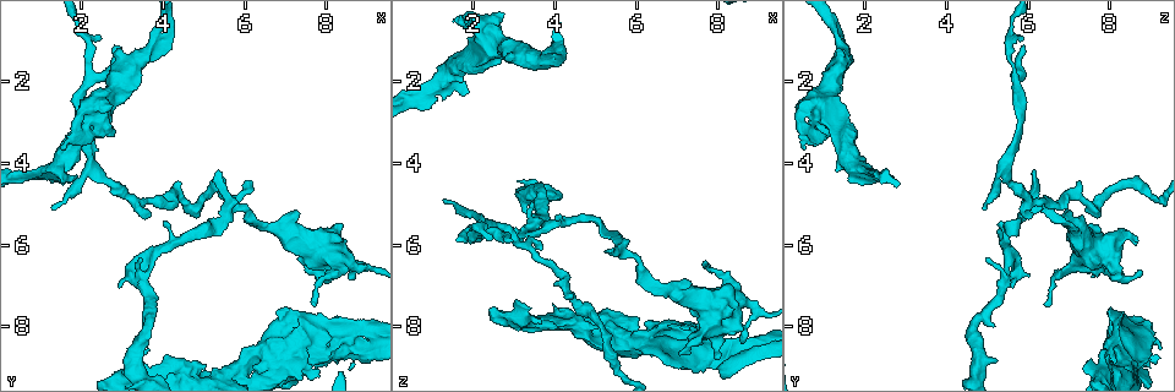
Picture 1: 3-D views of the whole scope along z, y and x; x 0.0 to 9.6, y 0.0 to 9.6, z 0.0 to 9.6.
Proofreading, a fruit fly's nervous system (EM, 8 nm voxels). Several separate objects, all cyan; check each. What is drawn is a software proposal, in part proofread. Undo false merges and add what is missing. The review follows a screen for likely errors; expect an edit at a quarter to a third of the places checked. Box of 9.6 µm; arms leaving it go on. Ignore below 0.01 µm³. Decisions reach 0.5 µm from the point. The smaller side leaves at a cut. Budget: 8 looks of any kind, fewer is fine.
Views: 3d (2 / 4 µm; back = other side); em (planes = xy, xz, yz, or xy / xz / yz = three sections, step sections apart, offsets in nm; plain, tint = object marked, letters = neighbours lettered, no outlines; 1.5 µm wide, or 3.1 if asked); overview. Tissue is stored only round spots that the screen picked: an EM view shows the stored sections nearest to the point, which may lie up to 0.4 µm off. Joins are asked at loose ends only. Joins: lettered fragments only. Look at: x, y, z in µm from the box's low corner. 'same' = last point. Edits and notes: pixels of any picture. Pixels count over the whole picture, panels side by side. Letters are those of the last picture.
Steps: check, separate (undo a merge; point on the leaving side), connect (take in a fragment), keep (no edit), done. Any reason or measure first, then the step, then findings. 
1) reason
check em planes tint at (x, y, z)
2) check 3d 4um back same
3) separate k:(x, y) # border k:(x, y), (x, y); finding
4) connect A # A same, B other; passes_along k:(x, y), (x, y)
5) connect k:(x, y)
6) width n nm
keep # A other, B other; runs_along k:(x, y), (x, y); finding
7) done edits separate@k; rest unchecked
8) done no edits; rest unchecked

sharp bend
check 3d 2um back at (5.60, 4.90, 9.10)

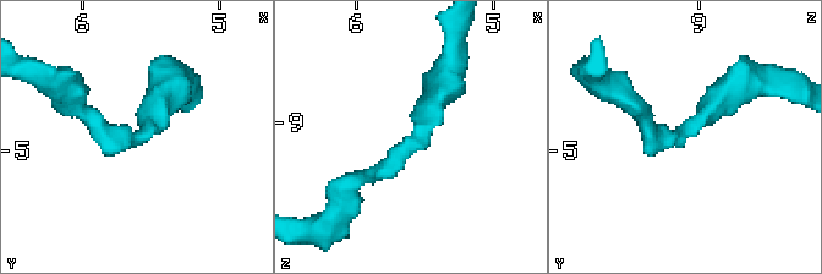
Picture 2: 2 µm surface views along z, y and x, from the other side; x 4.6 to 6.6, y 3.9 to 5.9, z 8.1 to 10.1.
arm_widths 160, 220 nm
check em planes plain at (5.58, 4.94, 9.16)

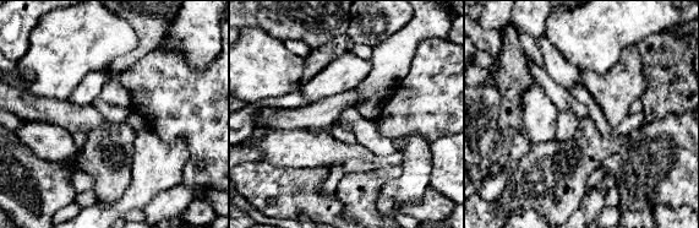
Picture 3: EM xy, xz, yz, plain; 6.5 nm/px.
check em planes letters same

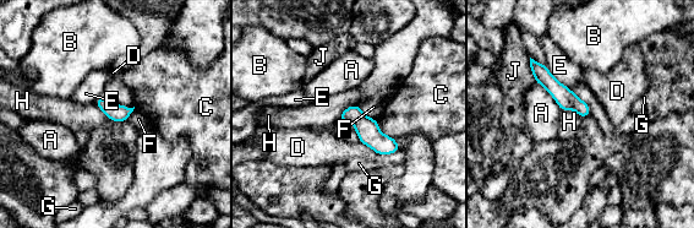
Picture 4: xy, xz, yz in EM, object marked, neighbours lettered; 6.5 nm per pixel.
keep # A other, B other, C other, D other, E other, F other, G other, H other, J other; border 4:(358, 104), (349, 106), (338, 119); continuous, no second cell

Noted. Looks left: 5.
thin end
check em 3.1um xz step 8 tint at (5.30, 4.20, 6.15)

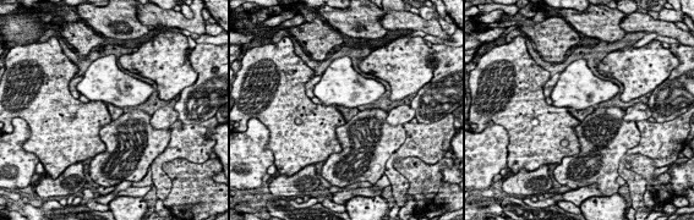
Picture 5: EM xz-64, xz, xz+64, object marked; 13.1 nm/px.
another direction
check em 3.1um planes tint same

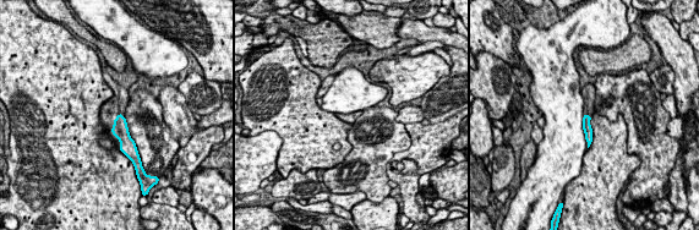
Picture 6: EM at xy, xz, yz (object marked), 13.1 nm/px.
check em 3.1um planes letters same

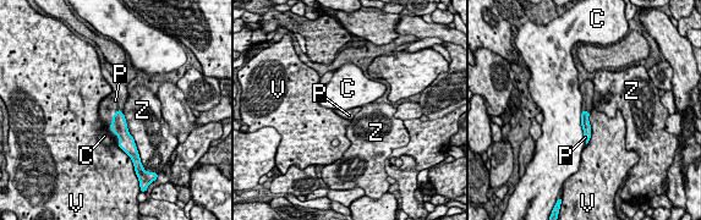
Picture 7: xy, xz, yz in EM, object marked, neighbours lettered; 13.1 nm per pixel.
longest_contact Z 500 nm
connect 7:(108, 108) # C other, P same, V other, Z other; it goes on there

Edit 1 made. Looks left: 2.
done edits connect@7; rest unchecked

